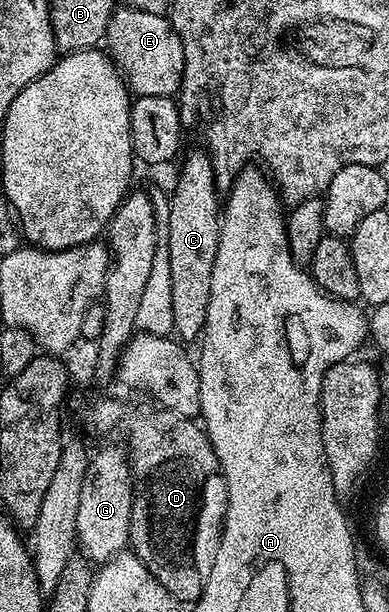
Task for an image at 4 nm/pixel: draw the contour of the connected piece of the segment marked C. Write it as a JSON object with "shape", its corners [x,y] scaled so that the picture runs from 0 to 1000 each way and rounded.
{"shape":[[[527,245],[488,247],[468,275],[458,279],[458,294],[447,299],[447,314],[434,314],[437,346],[422,366],[422,395],[432,404],[434,438],[442,453],[442,507],[447,525],[445,546],[460,556],[506,556],[530,529],[535,485],[545,485],[545,433],[555,433],[555,407],[566,400],[566,374],[571,355],[566,350],[566,307],[550,294],[550,271]]]}

